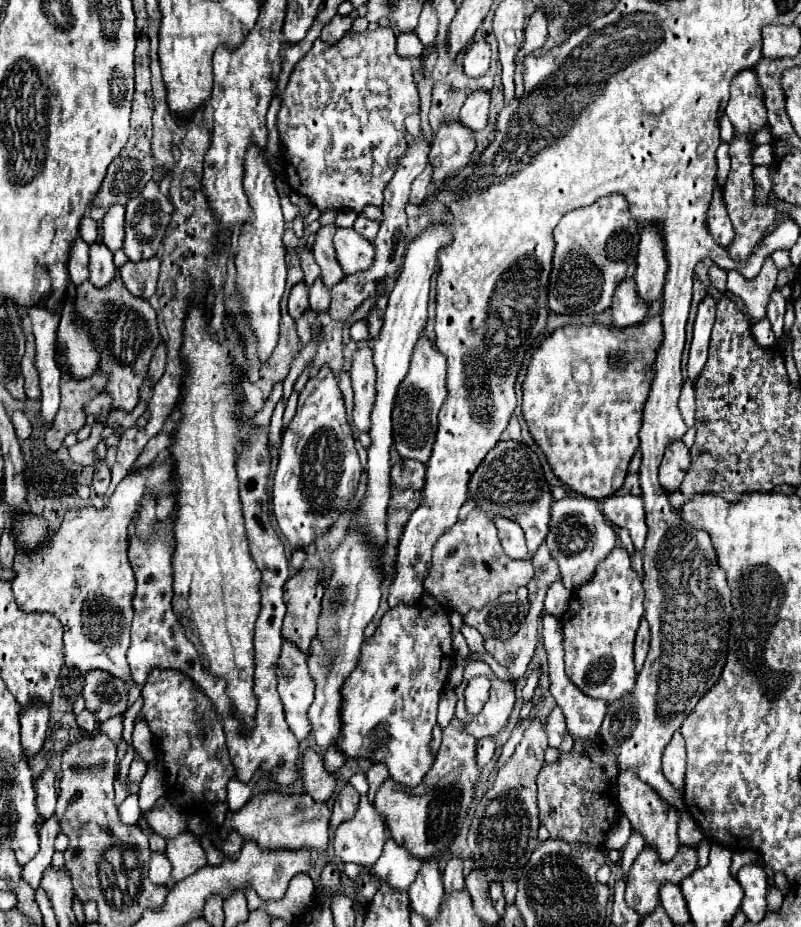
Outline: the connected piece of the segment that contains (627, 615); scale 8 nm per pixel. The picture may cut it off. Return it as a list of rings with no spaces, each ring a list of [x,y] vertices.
[[[615,547],[607,559],[599,563],[591,581],[573,593],[569,609],[561,617],[565,635],[565,671],[585,695],[611,703],[635,687],[633,641],[641,617],[641,577],[631,569],[629,553],[623,547]]]

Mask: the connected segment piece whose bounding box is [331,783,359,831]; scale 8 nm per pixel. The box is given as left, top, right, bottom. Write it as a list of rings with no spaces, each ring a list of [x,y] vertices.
[[[345,785],[341,793],[335,795],[335,803],[333,803],[333,817],[331,817],[331,829],[335,831],[343,821],[351,819],[351,815],[355,815],[357,811],[357,803],[359,803],[359,793],[353,789],[353,785]]]

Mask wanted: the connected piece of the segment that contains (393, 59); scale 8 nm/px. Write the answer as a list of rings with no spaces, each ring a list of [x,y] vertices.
[[[377,27],[375,31],[363,31],[363,33],[347,33],[335,45],[329,45],[329,43],[323,43],[321,39],[317,39],[313,49],[293,69],[289,83],[287,83],[285,91],[281,93],[281,109],[277,113],[277,131],[279,131],[283,155],[287,159],[289,183],[295,187],[295,191],[305,195],[321,213],[327,211],[327,209],[343,211],[347,207],[355,213],[361,213],[367,205],[383,205],[383,191],[395,175],[397,159],[407,151],[403,121],[405,121],[407,115],[417,113],[417,111],[419,111],[419,93],[417,93],[415,79],[413,79],[413,61],[397,55],[397,51],[395,51],[395,31],[391,27]]]

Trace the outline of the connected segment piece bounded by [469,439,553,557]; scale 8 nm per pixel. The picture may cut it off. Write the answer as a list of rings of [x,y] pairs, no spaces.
[[[503,439],[487,453],[469,483],[469,495],[477,501],[479,509],[489,515],[503,515],[507,519],[515,519],[521,525],[527,537],[529,557],[547,537],[549,509],[553,505],[549,483],[545,481],[543,471],[537,471],[537,467],[541,465],[537,461],[537,455],[529,447],[525,447],[523,443],[517,445],[517,441],[511,439]]]

